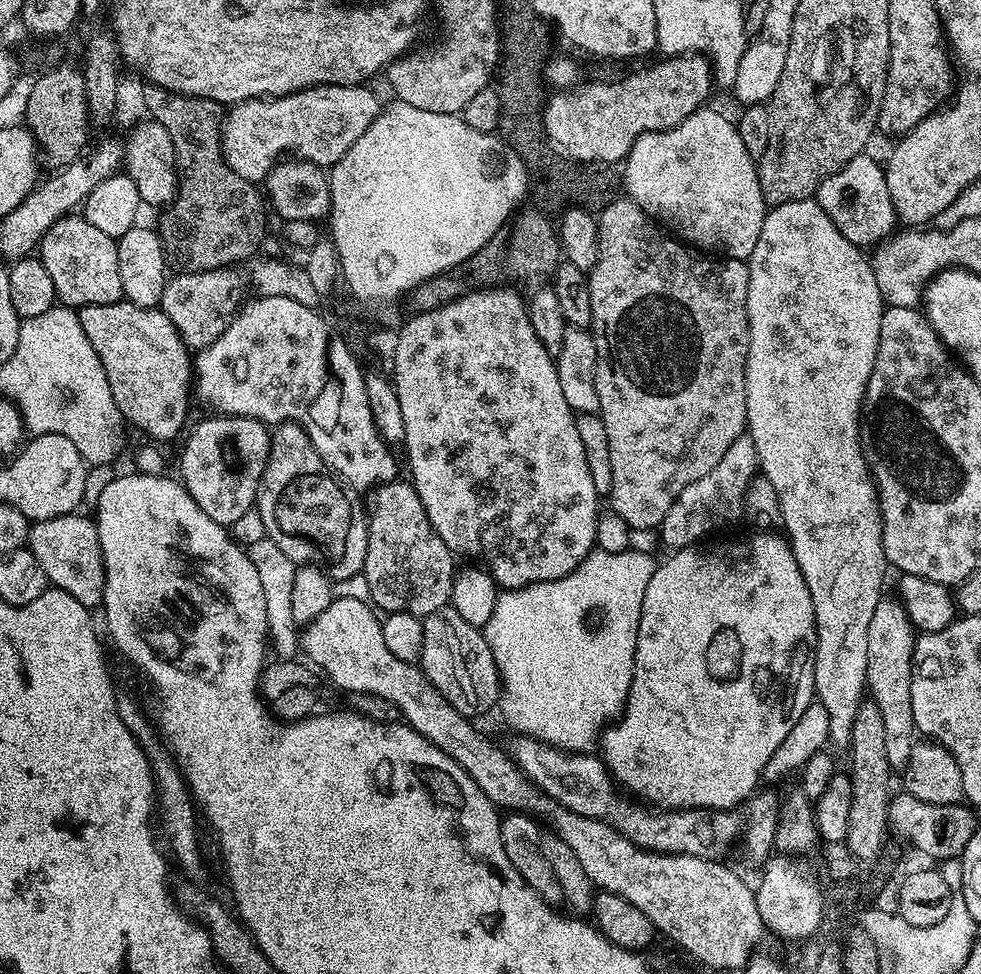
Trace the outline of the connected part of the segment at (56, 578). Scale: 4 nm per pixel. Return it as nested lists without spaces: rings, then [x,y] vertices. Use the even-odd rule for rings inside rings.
[[[81,514],[46,518],[35,522],[28,530],[29,552],[38,558],[42,570],[46,570],[49,585],[66,590],[83,608],[95,609],[104,598],[104,559],[96,537],[95,519],[88,520]]]

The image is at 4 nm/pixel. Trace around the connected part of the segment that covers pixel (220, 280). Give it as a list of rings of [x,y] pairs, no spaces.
[[[221,266],[210,272],[181,271],[176,274],[180,276],[173,275],[167,281],[159,309],[166,314],[166,318],[170,318],[170,322],[174,322],[189,349],[199,350],[210,346],[218,338],[218,334],[226,330],[232,317],[240,311],[242,301],[245,299],[246,280],[236,271],[237,269],[232,266]]]

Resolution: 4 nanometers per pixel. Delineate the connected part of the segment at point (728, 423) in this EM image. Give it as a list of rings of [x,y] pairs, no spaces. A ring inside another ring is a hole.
[[[627,198],[613,199],[612,203],[598,213],[598,223],[600,225],[600,237],[598,238],[598,258],[596,264],[592,267],[591,272],[587,273],[588,285],[590,286],[590,314],[592,315],[592,323],[590,331],[594,338],[594,346],[596,347],[596,385],[598,386],[598,402],[600,403],[599,416],[606,426],[606,435],[610,437],[610,466],[614,469],[614,482],[610,486],[607,499],[613,512],[620,515],[628,527],[632,530],[637,528],[659,529],[660,524],[666,518],[666,514],[670,510],[670,506],[674,506],[674,502],[678,498],[678,494],[682,494],[682,490],[686,490],[686,486],[690,486],[690,482],[698,482],[698,478],[702,478],[706,474],[710,474],[710,470],[714,470],[714,466],[718,466],[718,462],[722,462],[722,454],[726,454],[726,450],[730,450],[730,446],[740,436],[745,435],[748,419],[746,418],[746,358],[748,357],[748,265],[743,260],[730,260],[727,258],[712,258],[716,260],[707,260],[707,255],[697,254],[691,247],[685,246],[675,235],[669,234],[657,221],[653,220],[644,211],[635,204],[633,200]]]

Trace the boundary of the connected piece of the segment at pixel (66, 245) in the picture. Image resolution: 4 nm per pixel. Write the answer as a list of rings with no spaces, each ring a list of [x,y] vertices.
[[[69,214],[54,222],[38,245],[38,259],[54,281],[57,301],[73,310],[124,299],[117,241],[102,234],[83,215]]]

